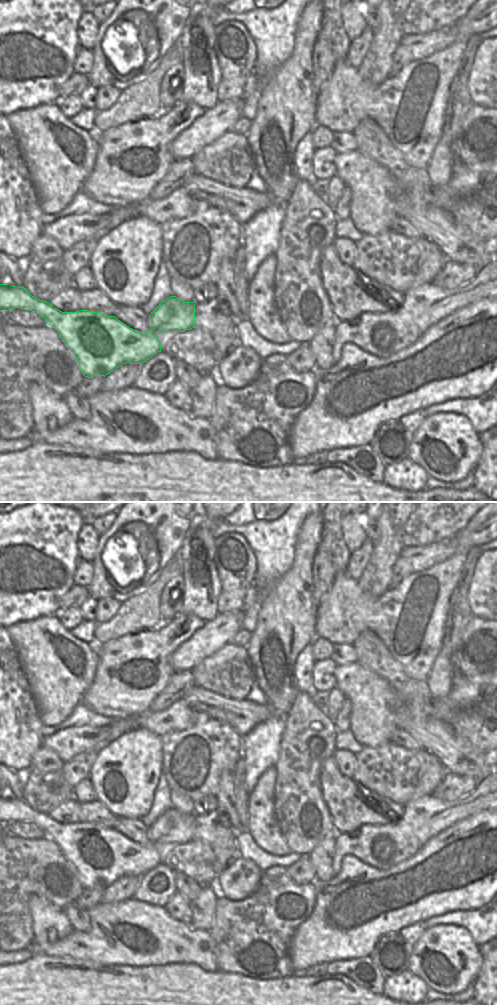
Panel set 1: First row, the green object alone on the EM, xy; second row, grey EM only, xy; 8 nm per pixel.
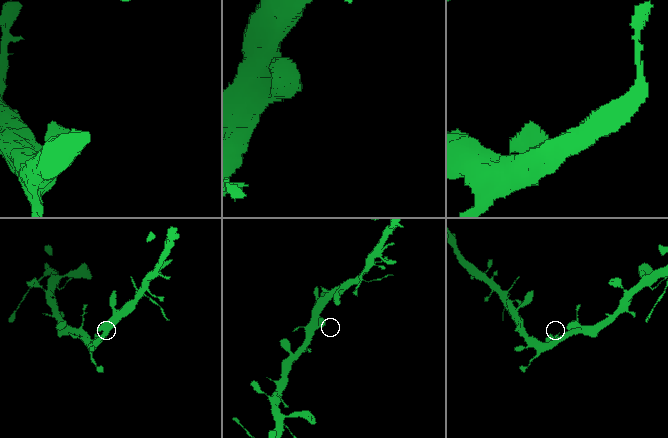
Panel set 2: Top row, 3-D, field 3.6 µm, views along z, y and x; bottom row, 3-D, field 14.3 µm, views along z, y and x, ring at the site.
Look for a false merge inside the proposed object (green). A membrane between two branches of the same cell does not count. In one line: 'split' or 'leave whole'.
leave whole

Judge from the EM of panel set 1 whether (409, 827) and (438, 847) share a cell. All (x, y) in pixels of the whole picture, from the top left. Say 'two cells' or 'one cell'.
two cells

